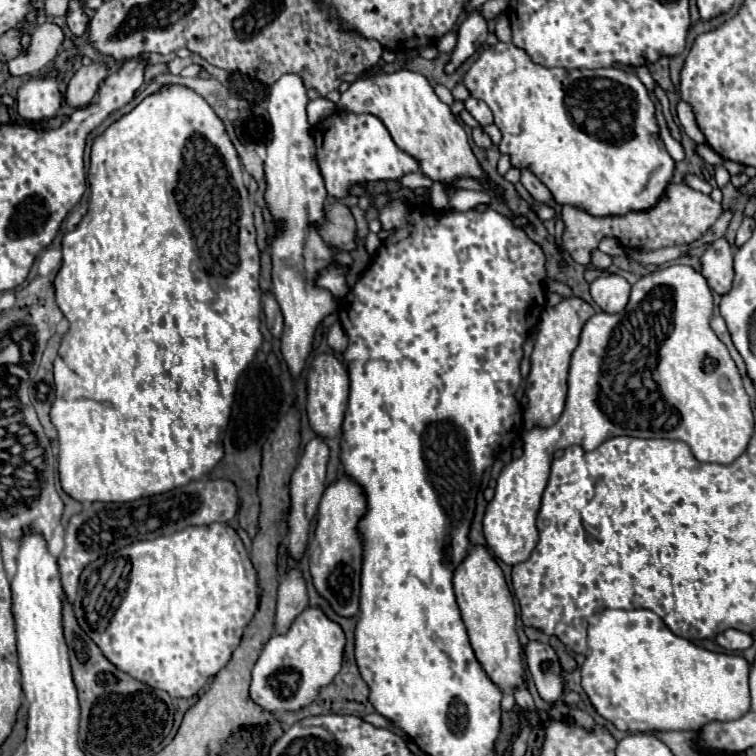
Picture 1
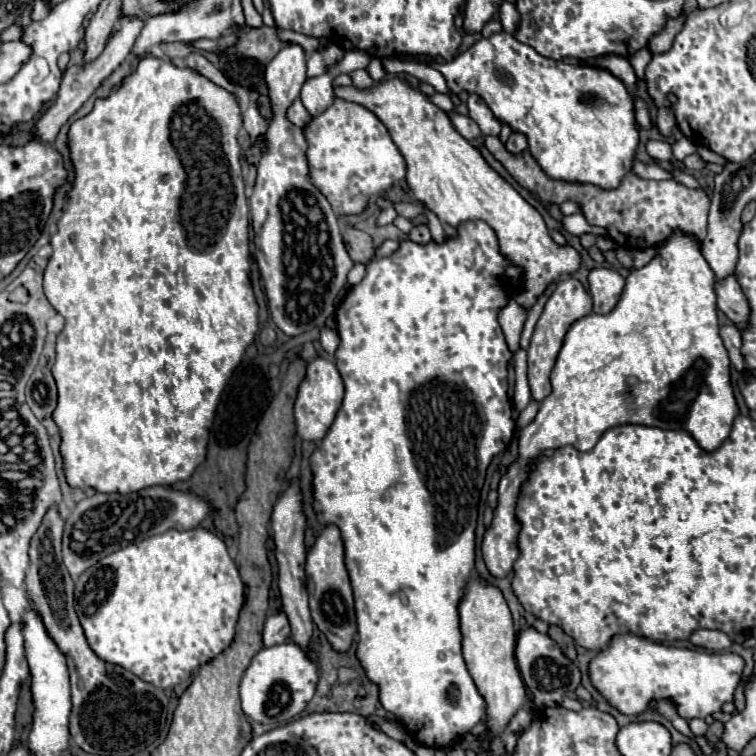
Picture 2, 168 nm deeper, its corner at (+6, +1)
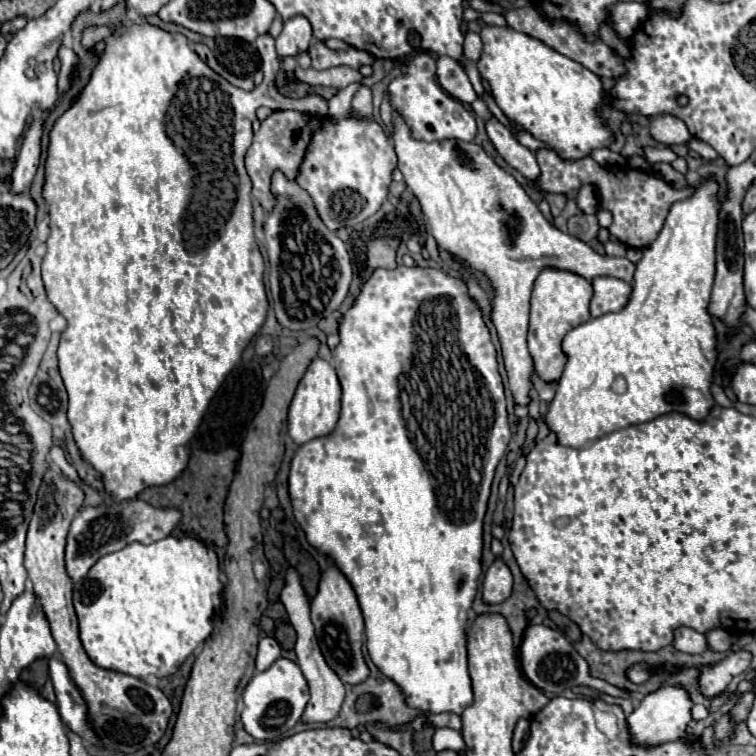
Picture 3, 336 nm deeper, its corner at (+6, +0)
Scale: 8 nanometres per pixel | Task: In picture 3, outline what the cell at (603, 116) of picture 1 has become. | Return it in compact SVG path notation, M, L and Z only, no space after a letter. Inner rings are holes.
M483 27L481 41L483 53L477 69L499 109L505 117L557 151L561 159L585 159L591 151L609 147L615 141L615 133L599 115L605 91L595 73L511 27Z

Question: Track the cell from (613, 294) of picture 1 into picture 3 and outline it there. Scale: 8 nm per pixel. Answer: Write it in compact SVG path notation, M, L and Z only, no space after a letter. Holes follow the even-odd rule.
M595 277L593 299L591 299L591 317L601 317L611 311L621 311L629 301L631 285L617 277Z

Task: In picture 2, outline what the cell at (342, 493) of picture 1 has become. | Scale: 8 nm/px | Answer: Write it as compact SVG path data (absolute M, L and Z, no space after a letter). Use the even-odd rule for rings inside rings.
M325 526L315 546L307 554L307 592L309 592L309 608L315 626L325 634L335 652L347 652L353 644L353 636L357 634L355 624L355 608L353 608L353 592L349 584L349 576L343 562L343 542L337 526Z

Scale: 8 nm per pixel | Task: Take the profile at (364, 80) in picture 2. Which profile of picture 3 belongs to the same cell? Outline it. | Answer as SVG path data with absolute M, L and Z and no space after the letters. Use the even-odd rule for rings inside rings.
M359 87L359 91L355 93L353 97L353 103L351 103L351 111L361 115L361 117L371 117L373 113L373 105L371 105L371 89L369 87Z

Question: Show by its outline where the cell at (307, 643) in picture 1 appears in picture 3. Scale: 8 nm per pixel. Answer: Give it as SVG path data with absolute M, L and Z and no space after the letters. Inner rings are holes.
M279 657L267 671L255 673L243 691L241 719L245 731L261 741L281 739L301 719L307 701L309 701L309 687L301 669L297 667L295 661Z

